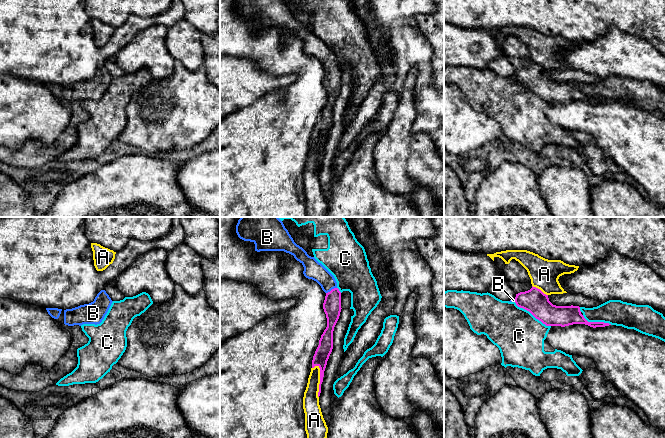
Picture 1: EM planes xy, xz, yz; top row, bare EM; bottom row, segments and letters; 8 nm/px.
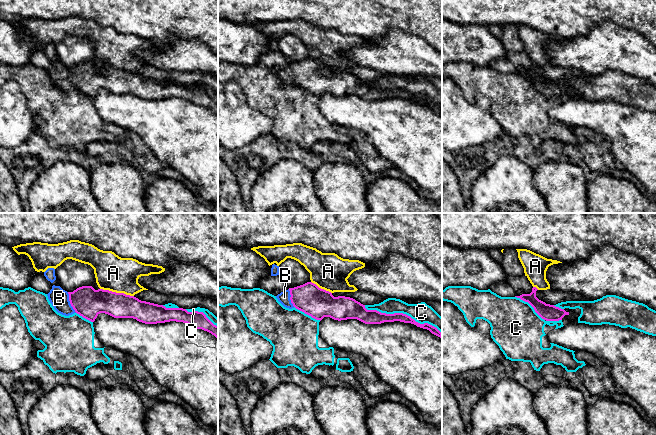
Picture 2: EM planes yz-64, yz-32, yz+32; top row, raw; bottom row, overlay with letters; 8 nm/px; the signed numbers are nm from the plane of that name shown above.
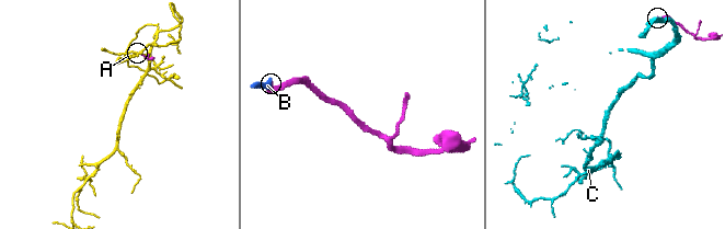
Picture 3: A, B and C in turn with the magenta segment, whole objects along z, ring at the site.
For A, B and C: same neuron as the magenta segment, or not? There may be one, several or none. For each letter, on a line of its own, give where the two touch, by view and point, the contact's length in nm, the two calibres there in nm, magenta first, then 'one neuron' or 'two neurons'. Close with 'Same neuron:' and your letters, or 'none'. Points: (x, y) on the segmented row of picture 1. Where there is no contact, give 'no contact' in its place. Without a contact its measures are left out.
A: xz (320, 381) | 260 nm | 120/140 nm | two neurons
B: xz (332, 289) | 100 nm | 140/150 nm | one neuron
C: yz (532, 314) | 360 nm | 190/380 nm | two neurons
Same neuron: B

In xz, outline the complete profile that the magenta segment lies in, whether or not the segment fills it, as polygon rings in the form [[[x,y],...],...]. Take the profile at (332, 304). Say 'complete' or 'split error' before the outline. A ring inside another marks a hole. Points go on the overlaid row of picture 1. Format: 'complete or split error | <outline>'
split error | [[[241,217],[236,225],[236,233],[238,237],[244,241],[250,241],[255,244],[255,251],[284,251],[294,256],[303,267],[303,274],[306,278],[316,281],[326,293],[323,303],[323,309],[327,318],[327,327],[324,330],[319,340],[319,345],[315,351],[312,360],[312,368],[318,366],[320,368],[320,384],[318,397],[321,393],[321,384],[323,382],[324,371],[327,361],[333,349],[333,331],[339,319],[341,312],[341,292],[337,288],[337,282],[334,276],[314,257],[311,257],[307,252],[297,245],[288,230],[285,228],[283,222],[278,217]]]

